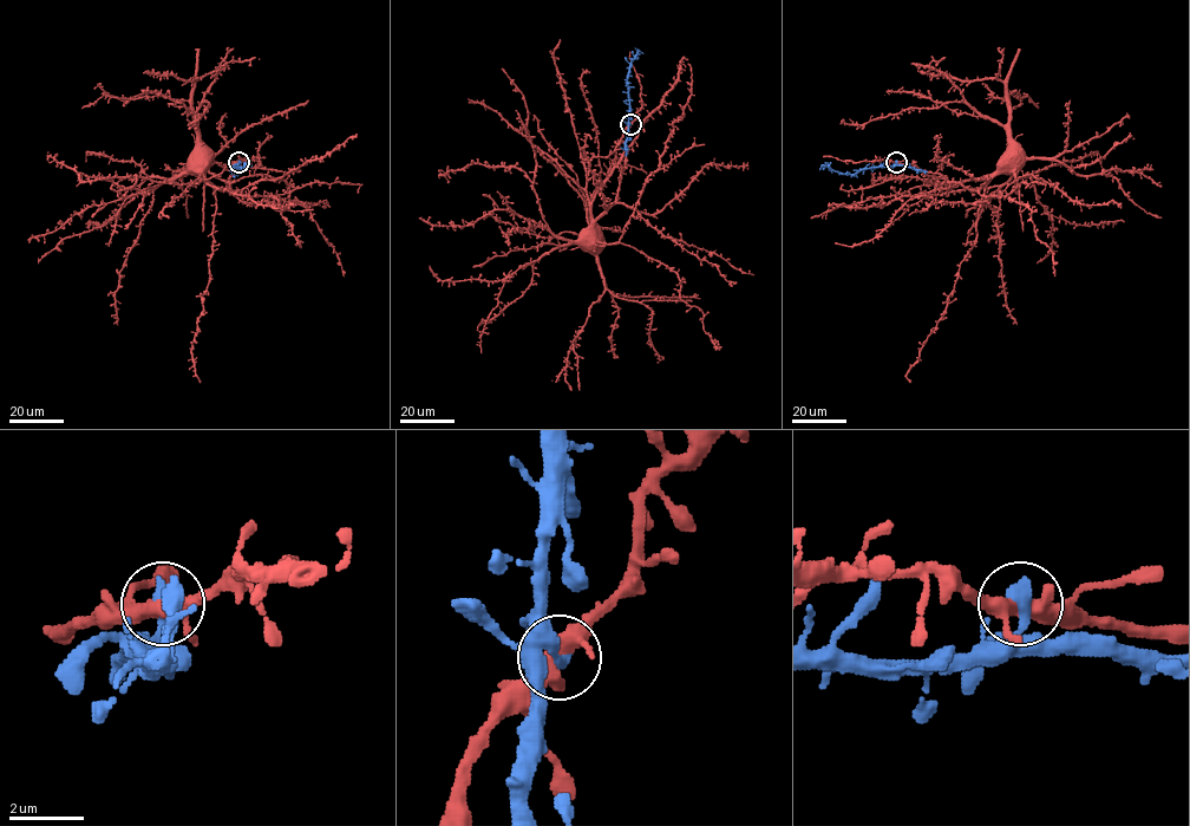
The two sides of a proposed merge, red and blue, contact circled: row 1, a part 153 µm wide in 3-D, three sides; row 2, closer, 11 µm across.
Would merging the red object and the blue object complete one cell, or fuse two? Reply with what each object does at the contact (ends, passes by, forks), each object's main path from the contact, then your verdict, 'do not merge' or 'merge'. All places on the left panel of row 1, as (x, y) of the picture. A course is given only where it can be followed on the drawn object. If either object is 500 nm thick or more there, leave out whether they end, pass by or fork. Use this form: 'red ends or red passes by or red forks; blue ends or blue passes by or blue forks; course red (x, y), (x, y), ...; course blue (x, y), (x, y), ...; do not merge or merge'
red forks; blue ends; course red (239, 162), (193, 184), (207, 171), (226, 181), (247, 203), (274, 196), (296, 242); course blue (239, 162), (235, 174), (244, 167), (252, 167); merge

